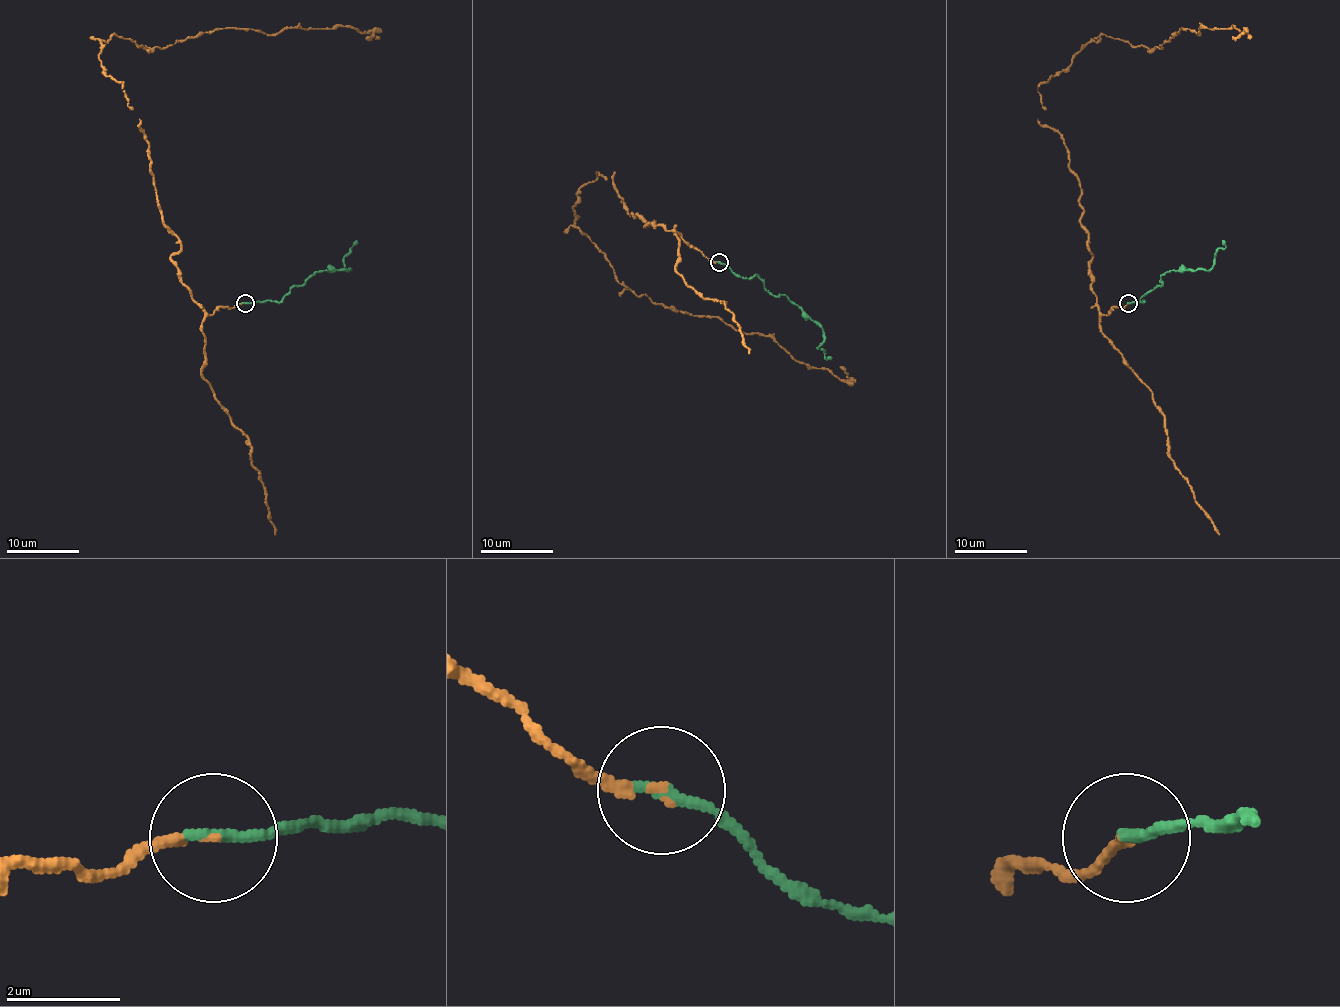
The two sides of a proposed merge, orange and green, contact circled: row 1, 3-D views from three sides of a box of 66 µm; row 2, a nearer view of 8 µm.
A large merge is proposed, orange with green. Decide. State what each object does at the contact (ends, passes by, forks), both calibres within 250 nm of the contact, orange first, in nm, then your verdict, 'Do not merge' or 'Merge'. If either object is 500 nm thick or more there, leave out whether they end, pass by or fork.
At the ring orange ends. At the ring green ends. Thickness 160 nm (orange) against 240 nm. Merge

